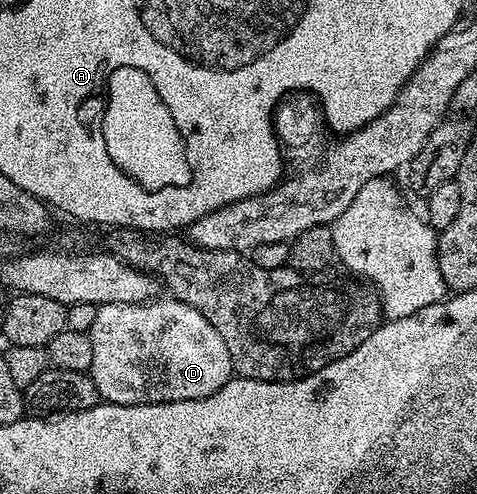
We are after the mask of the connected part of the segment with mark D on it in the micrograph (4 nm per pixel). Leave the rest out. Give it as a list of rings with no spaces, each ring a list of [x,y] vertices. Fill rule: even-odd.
[[[155,298],[153,300],[147,300],[145,304],[103,304],[98,309],[98,313],[96,314],[96,320],[92,324],[90,330],[88,331],[88,335],[90,341],[92,342],[92,366],[90,367],[88,375],[94,379],[96,382],[96,390],[98,391],[99,397],[105,402],[116,405],[140,405],[140,404],[163,404],[168,401],[190,401],[195,400],[200,397],[207,397],[209,394],[216,394],[216,390],[220,390],[227,384],[228,381],[232,379],[235,375],[234,363],[232,362],[232,358],[228,354],[228,346],[224,346],[224,338],[220,338],[220,334],[216,334],[216,326],[212,326],[208,322],[208,318],[204,318],[204,314],[200,314],[200,310],[196,310],[192,306],[188,306],[184,302],[180,302],[179,300],[173,298],[165,298],[166,300],[162,300],[163,298]]]

